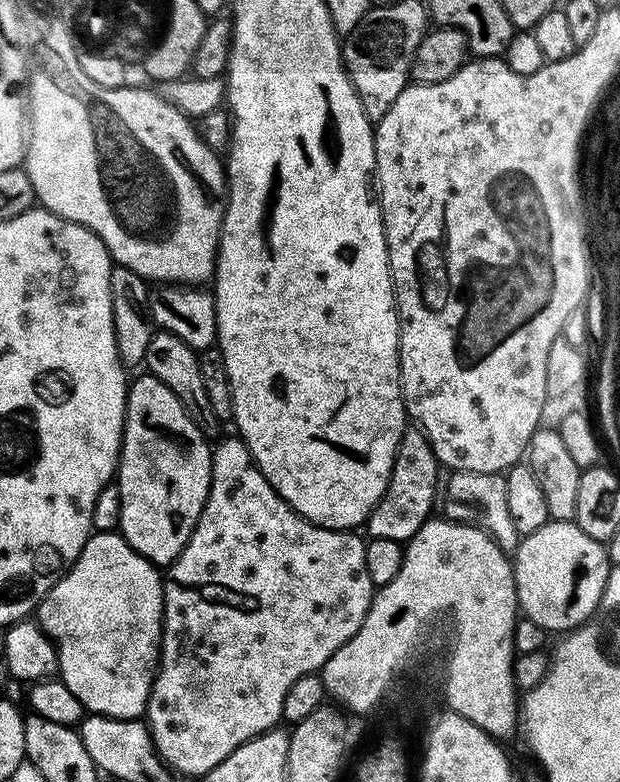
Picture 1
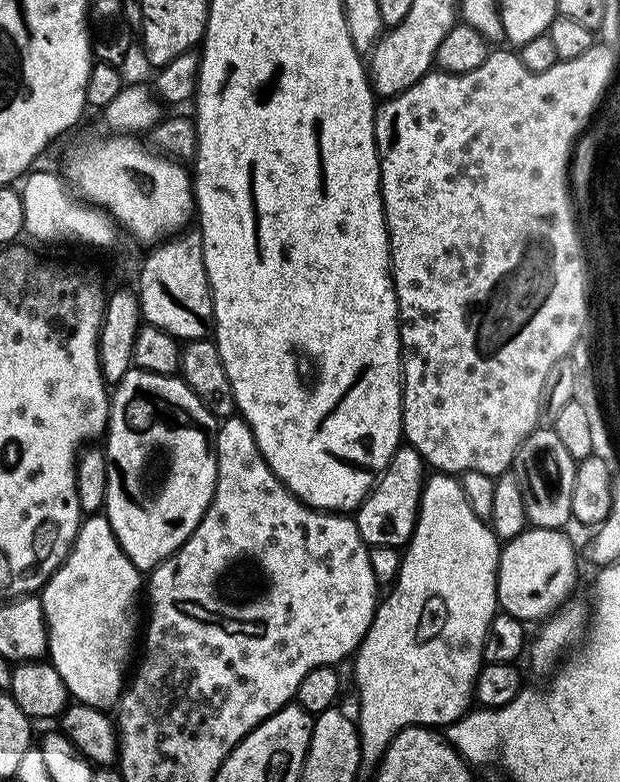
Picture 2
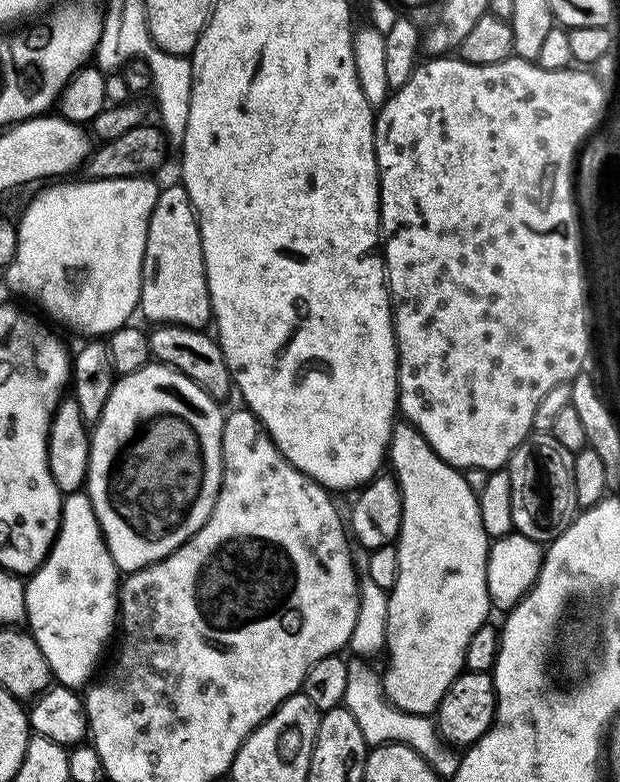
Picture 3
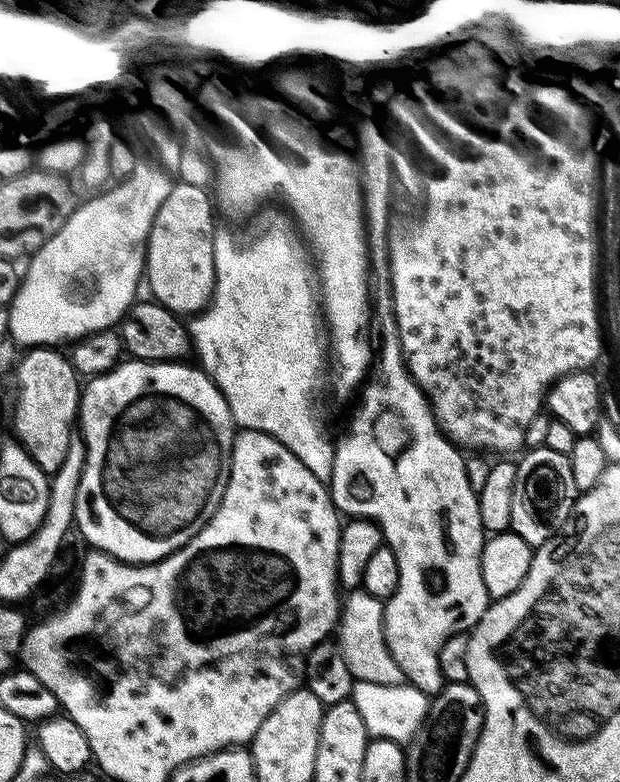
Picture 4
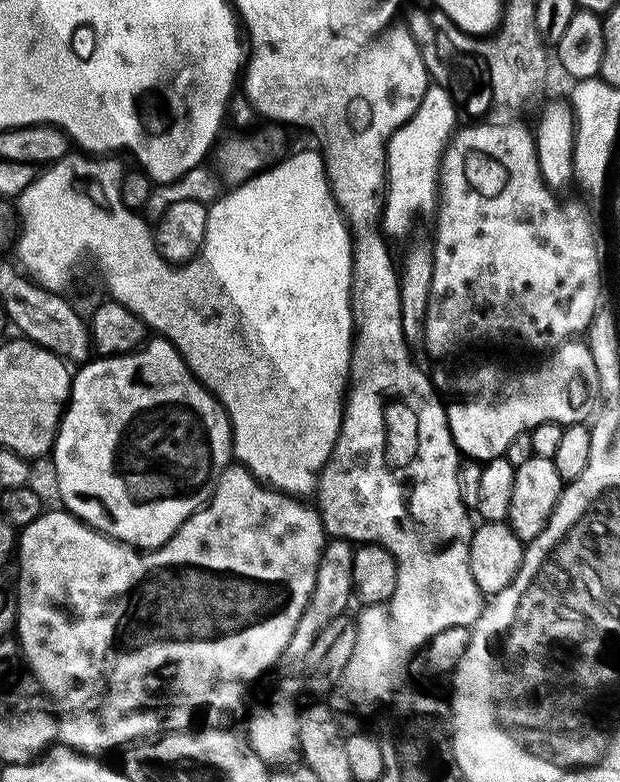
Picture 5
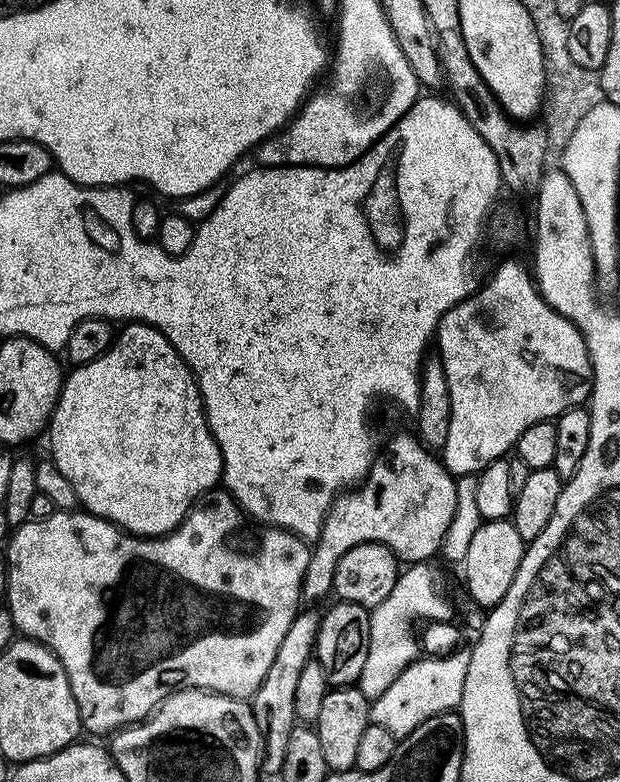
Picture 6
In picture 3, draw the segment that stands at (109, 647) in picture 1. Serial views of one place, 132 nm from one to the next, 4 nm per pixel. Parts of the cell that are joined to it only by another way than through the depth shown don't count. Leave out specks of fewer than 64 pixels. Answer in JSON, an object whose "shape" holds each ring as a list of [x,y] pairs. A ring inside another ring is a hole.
{"shape":[[[87,491],[67,493],[63,502],[60,532],[56,541],[43,564],[26,580],[26,628],[38,642],[42,654],[46,654],[46,662],[52,667],[53,677],[63,687],[80,690],[97,675],[96,663],[99,662],[112,631],[115,633],[118,628],[118,569],[104,541]]]}

